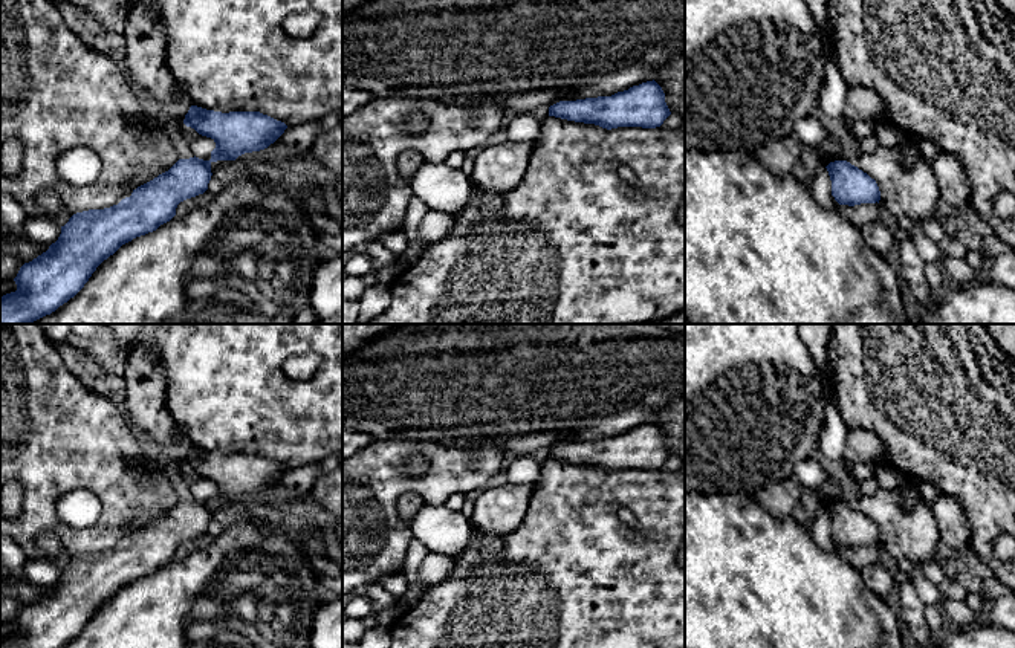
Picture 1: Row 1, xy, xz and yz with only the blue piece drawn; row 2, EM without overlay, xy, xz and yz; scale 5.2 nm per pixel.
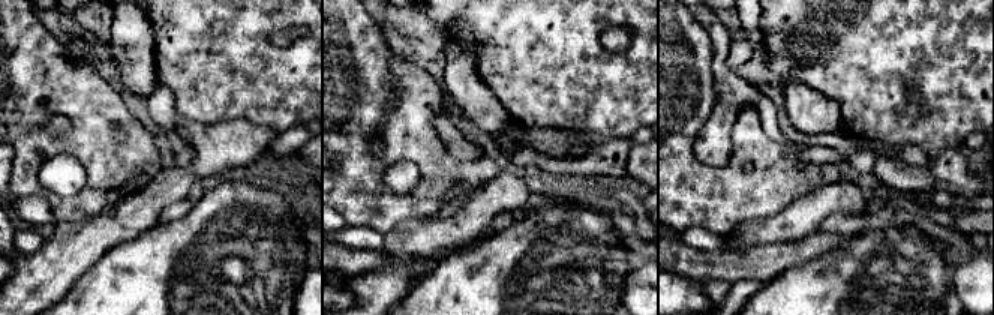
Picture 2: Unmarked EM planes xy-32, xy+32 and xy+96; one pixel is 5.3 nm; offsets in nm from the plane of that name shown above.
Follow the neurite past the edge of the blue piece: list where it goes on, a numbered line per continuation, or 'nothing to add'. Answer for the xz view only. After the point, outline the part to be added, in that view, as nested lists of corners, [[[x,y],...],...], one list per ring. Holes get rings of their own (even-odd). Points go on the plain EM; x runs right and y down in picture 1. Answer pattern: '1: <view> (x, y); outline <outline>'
nothing to add

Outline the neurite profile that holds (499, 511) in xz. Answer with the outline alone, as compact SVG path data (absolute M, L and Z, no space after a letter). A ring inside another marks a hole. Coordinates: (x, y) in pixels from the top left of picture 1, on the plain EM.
M506 483L472 495L472 527L492 535L509 535L527 514L532 486Z

